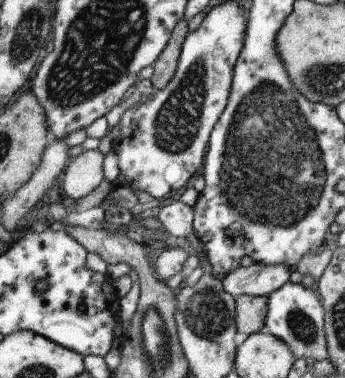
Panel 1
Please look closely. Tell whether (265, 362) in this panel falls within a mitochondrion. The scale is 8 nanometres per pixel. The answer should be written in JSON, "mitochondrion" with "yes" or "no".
{"mitochondrion":"no"}

